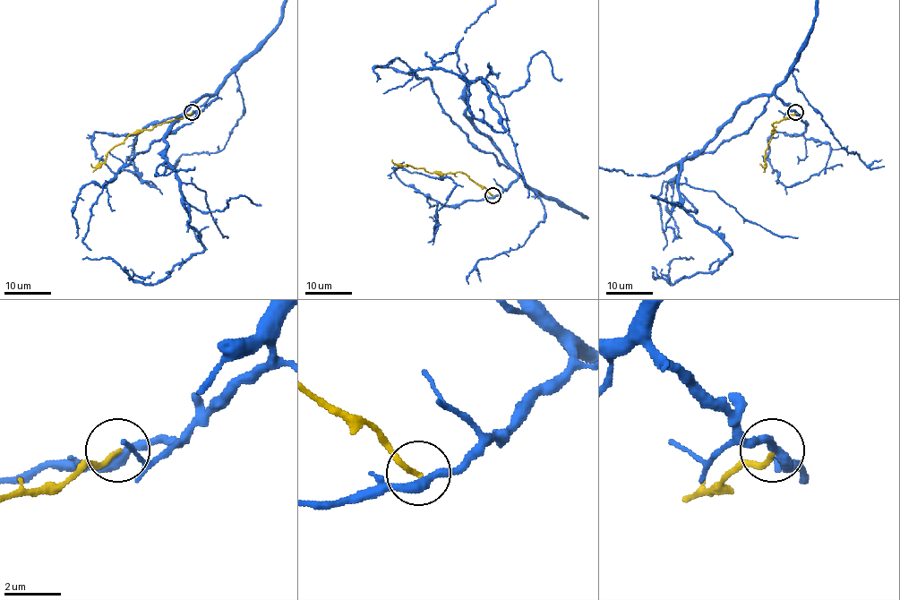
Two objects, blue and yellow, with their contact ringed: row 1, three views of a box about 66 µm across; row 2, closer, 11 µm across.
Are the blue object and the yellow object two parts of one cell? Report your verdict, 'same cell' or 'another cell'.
another cell

